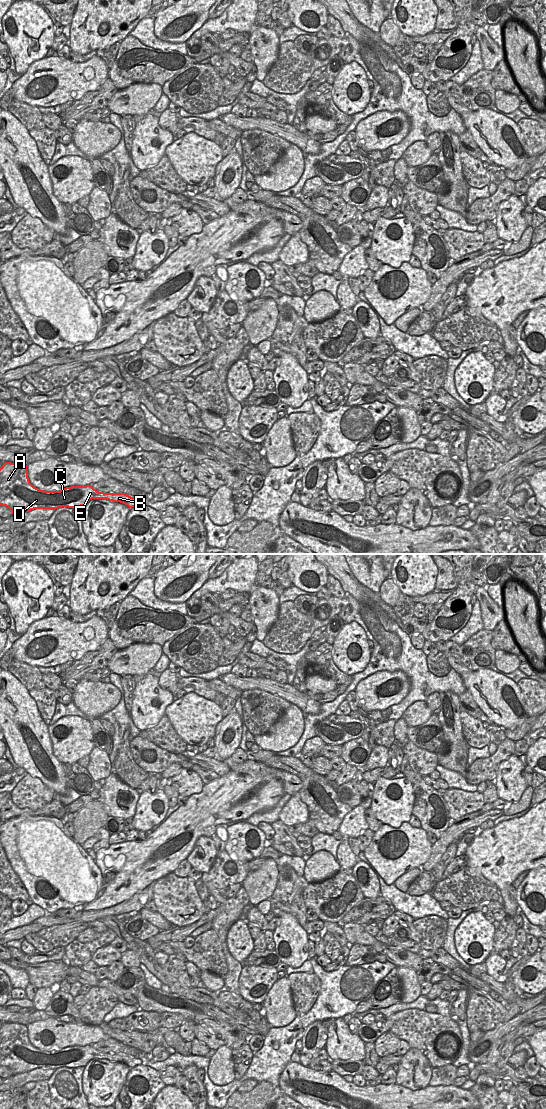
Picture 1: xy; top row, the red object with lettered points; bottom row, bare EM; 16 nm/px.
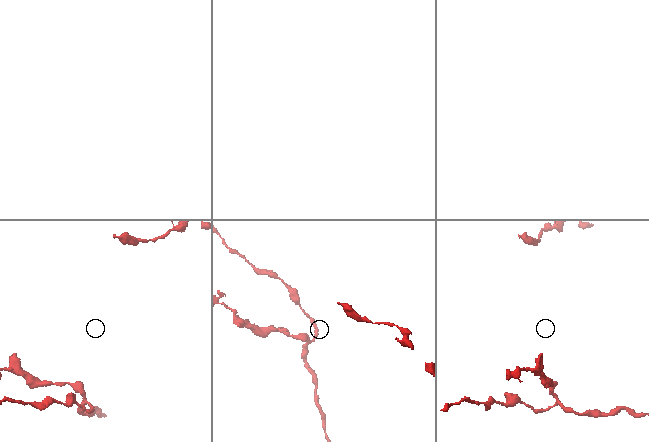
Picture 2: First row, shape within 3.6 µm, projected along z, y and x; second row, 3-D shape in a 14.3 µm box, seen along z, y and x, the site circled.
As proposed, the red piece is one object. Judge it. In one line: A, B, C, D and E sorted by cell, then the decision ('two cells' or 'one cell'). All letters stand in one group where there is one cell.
A B C D E; one cell

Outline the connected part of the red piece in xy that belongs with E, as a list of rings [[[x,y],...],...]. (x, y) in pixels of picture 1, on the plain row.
[[[11,1022],[0,1028],[0,1065],[8,1067],[13,1075],[34,1069],[85,1067],[92,1059],[107,1059],[133,1068],[144,1065],[139,1058],[125,1053],[104,1053],[91,1045],[71,1046],[60,1051],[44,1051],[34,1047],[28,1038],[26,1025]]]

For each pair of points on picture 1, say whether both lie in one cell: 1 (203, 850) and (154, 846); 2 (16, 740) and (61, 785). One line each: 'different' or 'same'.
1: different
2: same

